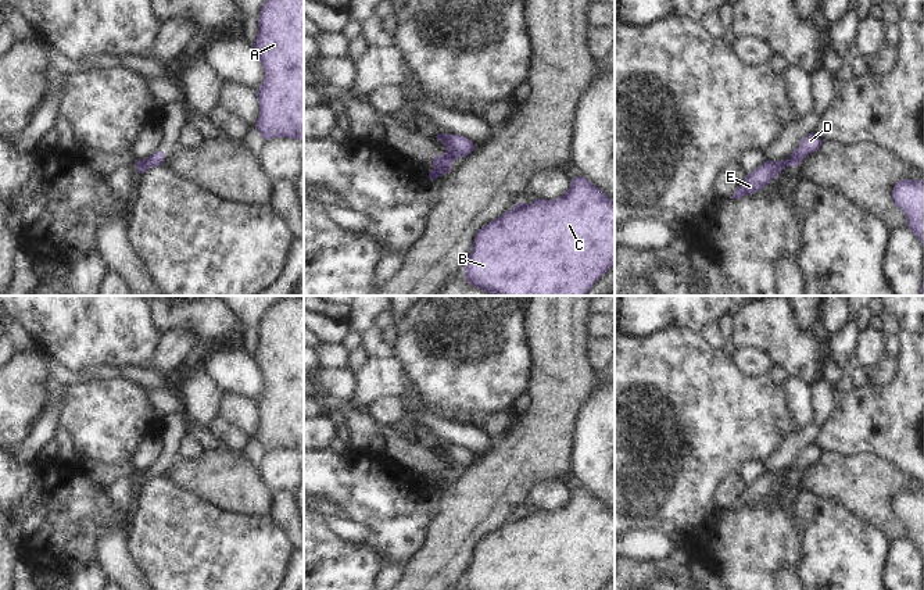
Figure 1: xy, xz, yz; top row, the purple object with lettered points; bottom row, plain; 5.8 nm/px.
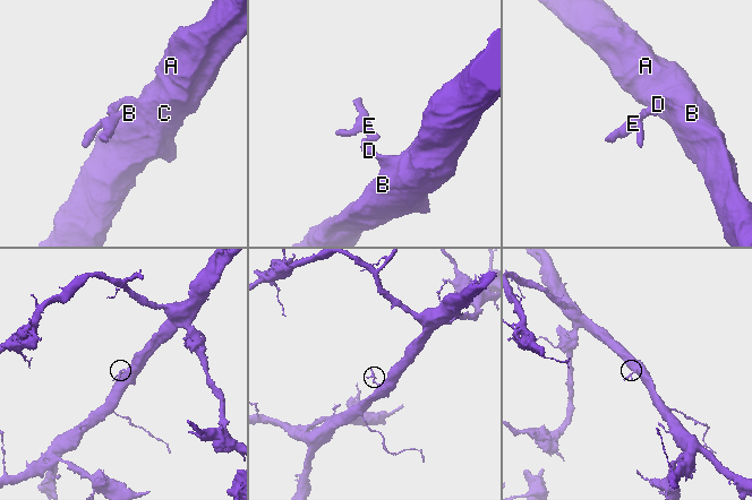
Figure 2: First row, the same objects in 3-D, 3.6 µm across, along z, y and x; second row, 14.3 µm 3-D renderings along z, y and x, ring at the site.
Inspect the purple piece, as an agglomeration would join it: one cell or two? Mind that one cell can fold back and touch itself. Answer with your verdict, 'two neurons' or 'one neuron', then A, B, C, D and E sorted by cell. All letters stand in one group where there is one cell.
two neurons; A B C D / E

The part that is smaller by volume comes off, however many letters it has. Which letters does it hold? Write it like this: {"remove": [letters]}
{"remove": ["E"]}

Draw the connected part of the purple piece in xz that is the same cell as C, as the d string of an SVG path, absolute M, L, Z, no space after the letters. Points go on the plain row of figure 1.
M584 487L570 490L569 501L555 511L523 512L474 547L465 573L466 590L599 590L615 578L615 512Z

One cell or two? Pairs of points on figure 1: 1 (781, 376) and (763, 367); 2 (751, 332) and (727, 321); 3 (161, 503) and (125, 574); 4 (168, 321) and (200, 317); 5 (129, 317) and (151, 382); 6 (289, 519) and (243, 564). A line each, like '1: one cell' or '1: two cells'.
1: two cells
2: two cells
3: two cells
4: one cell
5: two cells
6: two cells

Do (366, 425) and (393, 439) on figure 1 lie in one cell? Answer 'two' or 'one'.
one

